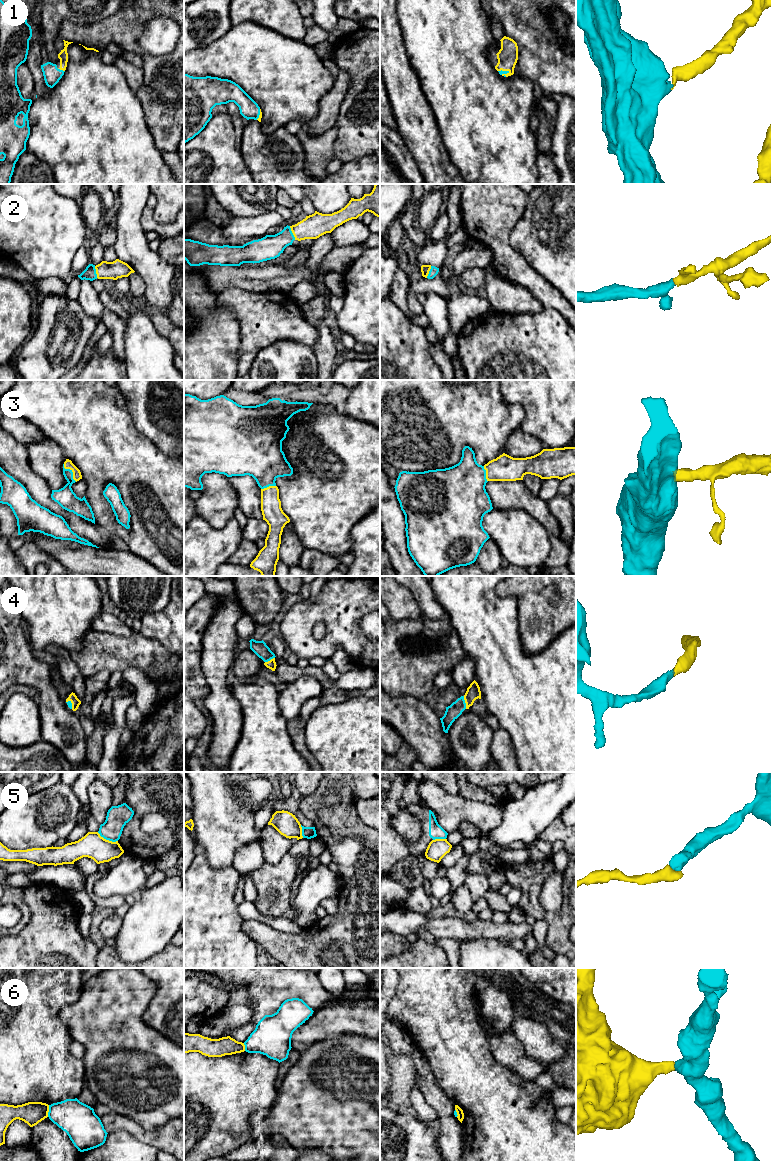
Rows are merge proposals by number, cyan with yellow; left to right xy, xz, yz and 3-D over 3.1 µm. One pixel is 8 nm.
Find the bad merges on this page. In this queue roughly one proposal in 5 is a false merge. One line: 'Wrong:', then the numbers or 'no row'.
Wrong: 5, 6

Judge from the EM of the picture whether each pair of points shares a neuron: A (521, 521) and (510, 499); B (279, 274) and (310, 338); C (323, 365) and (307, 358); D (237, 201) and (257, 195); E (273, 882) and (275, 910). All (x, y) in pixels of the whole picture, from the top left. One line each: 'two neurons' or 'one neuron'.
A: two neurons
B: two neurons
C: two neurons
D: one neuron
E: one neuron

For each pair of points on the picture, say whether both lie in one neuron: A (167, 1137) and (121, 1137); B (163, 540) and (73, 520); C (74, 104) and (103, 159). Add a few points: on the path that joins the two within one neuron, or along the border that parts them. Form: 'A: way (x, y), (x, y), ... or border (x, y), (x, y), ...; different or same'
A: border (110, 1132), (125, 1130), (140, 1141), (155, 1146); different
B: border (95, 523), (111, 537); different
C: way (88, 118), (91, 121), (91, 130), (98, 145); same

